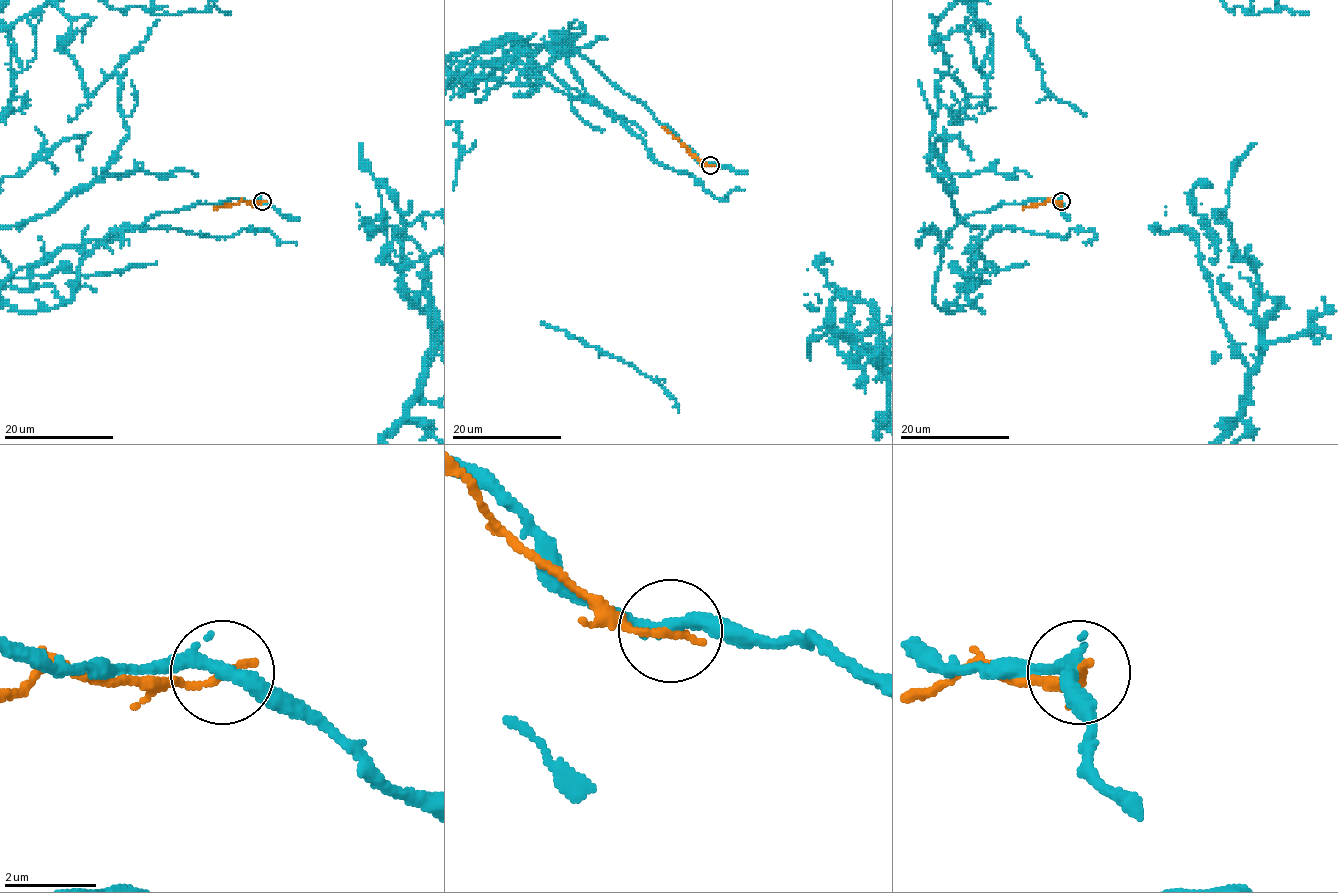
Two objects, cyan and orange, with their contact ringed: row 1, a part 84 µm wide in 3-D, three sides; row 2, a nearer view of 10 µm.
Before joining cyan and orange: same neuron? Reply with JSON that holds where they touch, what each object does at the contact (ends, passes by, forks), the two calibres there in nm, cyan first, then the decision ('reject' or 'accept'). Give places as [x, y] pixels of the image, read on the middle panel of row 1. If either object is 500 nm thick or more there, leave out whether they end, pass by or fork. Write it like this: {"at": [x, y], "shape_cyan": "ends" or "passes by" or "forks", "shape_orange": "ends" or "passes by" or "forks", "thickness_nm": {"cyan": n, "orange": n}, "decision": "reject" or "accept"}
{"at": [710, 165], "shape_cyan": "forks", "shape_orange": "ends", "thickness_nm": {"cyan": 240, "orange": 200}, "decision": "reject"}

